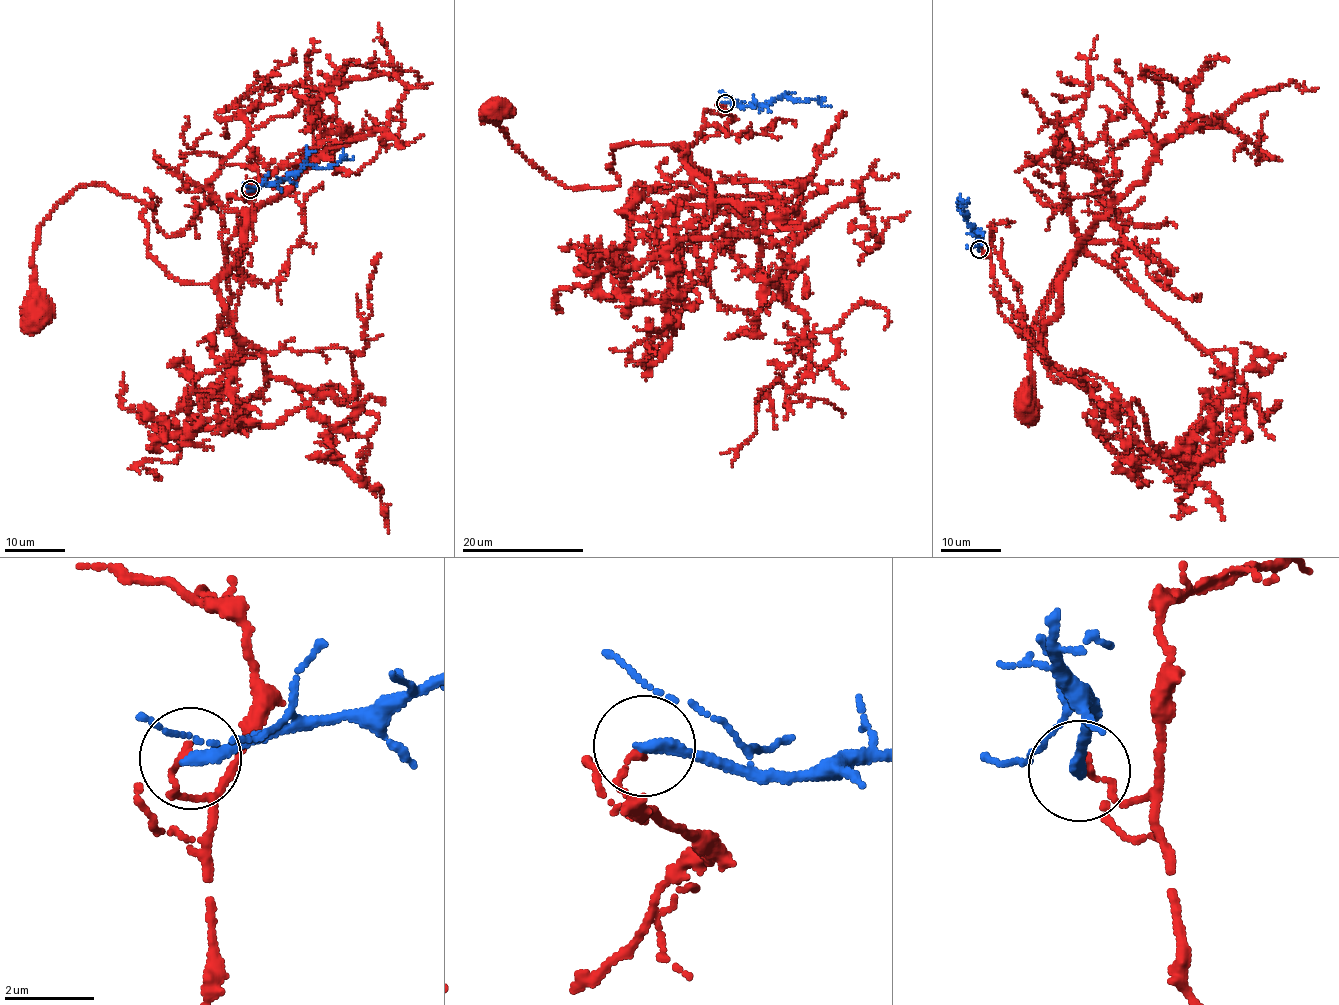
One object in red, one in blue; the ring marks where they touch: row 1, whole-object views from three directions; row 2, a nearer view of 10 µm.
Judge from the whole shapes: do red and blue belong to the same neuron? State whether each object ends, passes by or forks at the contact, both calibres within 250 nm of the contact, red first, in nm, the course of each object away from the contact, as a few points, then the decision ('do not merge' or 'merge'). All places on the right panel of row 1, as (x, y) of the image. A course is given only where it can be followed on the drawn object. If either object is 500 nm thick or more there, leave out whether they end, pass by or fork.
red ends there; blue ends there; 180 nm thick on the red side, 280 nm on the other; red runs (979, 248), (991, 261), (1002, 316), (1059, 384), (1040, 339), (1043, 309), (1073, 254), (1036, 318), (1024, 407); blue runs (979, 248), (981, 241), (964, 215), (968, 199); do not merge

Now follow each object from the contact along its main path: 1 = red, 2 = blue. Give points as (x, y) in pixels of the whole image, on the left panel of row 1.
1: (250, 189), (227, 335), (217, 291), (148, 252), (140, 214), (153, 204), (94, 184), (37, 230), (35, 315)
2: (250, 189), (277, 185), (287, 176), (295, 176), (306, 164), (332, 167), (352, 157)

